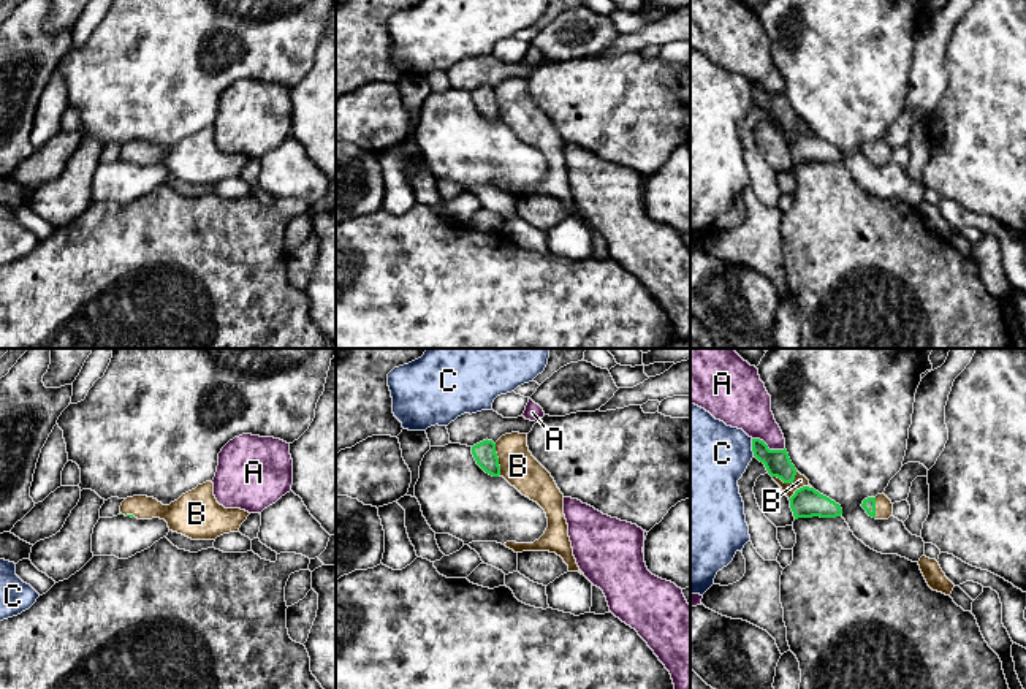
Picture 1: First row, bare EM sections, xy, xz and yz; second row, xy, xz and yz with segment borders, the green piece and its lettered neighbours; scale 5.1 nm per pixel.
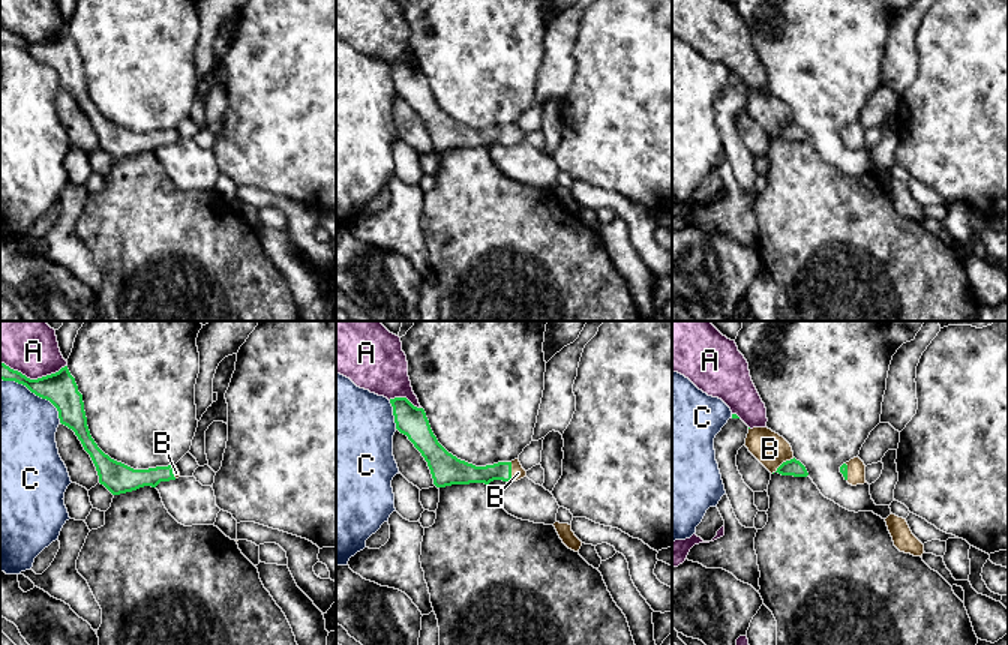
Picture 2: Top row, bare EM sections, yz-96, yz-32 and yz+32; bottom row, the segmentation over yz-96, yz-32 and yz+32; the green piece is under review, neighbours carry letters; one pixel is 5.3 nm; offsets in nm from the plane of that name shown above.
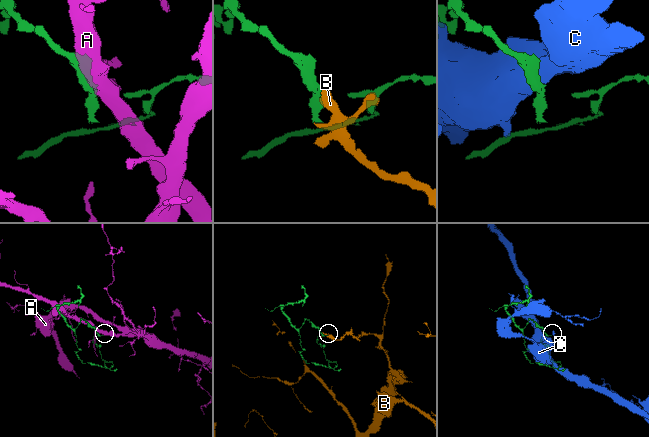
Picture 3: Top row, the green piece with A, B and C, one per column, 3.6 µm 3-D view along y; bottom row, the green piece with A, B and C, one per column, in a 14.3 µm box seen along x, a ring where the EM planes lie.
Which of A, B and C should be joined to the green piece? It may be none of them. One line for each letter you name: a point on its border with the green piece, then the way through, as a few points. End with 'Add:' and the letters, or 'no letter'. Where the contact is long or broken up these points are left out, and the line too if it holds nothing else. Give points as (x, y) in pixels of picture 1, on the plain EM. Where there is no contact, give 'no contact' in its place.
B: yz (787, 127)
Add: B

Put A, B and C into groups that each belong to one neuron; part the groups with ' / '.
A / B / C

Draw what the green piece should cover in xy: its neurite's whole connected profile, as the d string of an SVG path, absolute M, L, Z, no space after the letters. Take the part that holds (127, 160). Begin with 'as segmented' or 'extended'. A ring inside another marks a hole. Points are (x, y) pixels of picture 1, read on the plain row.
extended; M212 127L198 130L169 150L147 141L127 143L120 158L138 165L165 165L169 176L192 185L215 185L223 179L238 177L250 160L241 154L220 150L214 141Z

